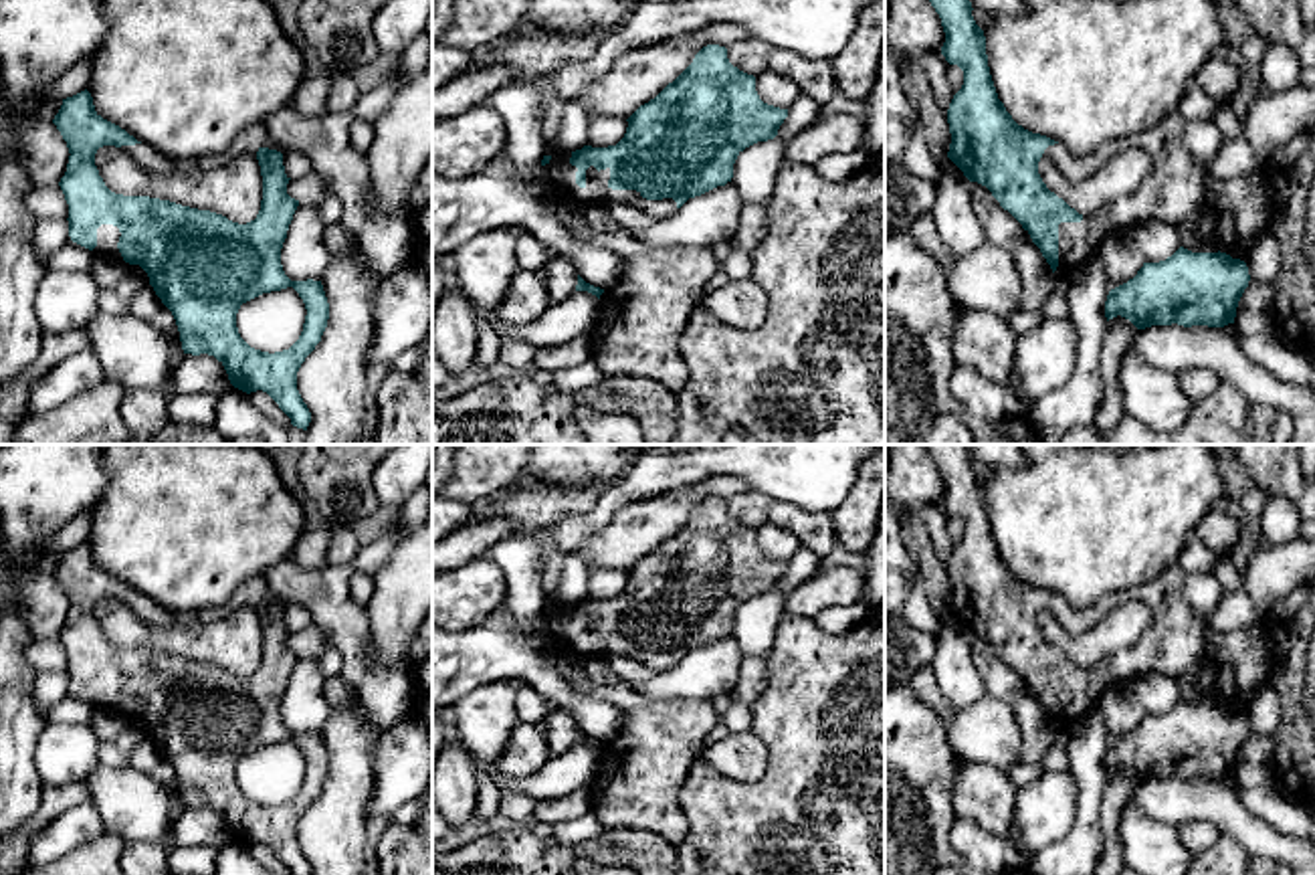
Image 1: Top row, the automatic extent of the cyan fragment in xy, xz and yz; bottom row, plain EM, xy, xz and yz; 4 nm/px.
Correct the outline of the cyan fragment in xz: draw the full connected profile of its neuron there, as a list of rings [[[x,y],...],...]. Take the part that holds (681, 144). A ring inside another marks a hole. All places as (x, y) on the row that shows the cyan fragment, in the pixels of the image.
[[[707,44],[673,83],[626,119],[626,133],[616,145],[553,152],[543,156],[539,176],[560,204],[620,202],[667,218],[689,198],[731,182],[737,156],[774,139],[786,117],[788,109],[760,99],[755,77],[733,67],[725,46]]]

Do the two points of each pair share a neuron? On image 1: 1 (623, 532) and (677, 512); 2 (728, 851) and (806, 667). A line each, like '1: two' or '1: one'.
1: one
2: one

